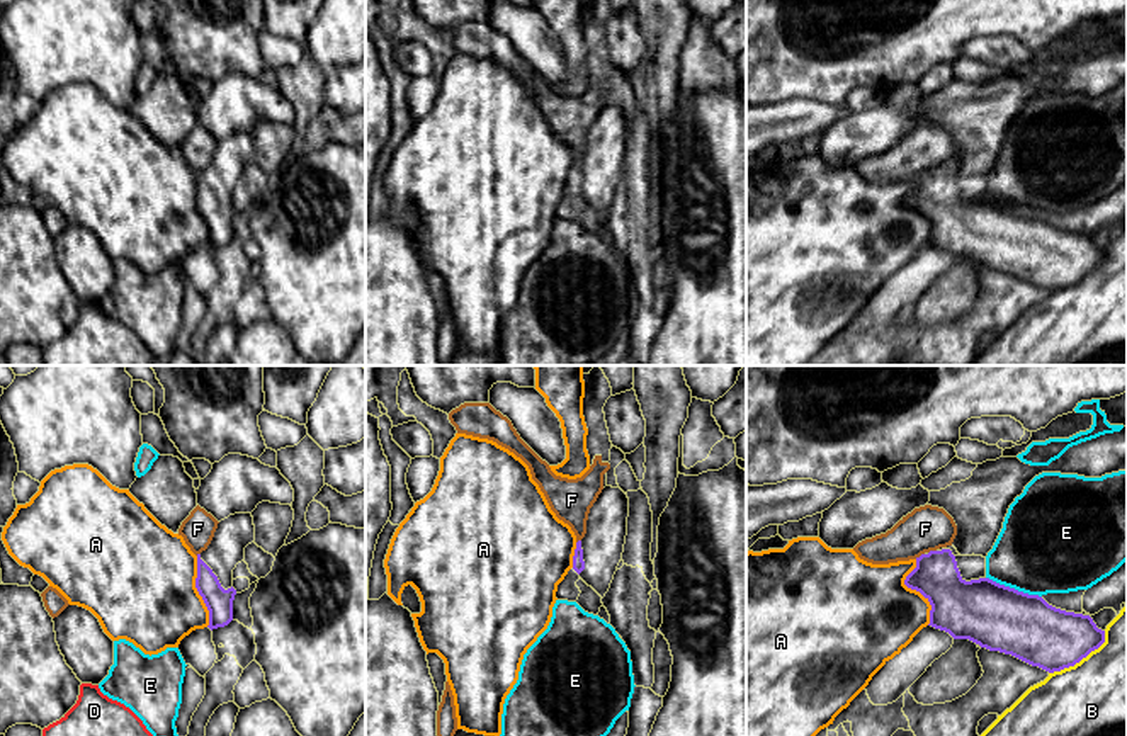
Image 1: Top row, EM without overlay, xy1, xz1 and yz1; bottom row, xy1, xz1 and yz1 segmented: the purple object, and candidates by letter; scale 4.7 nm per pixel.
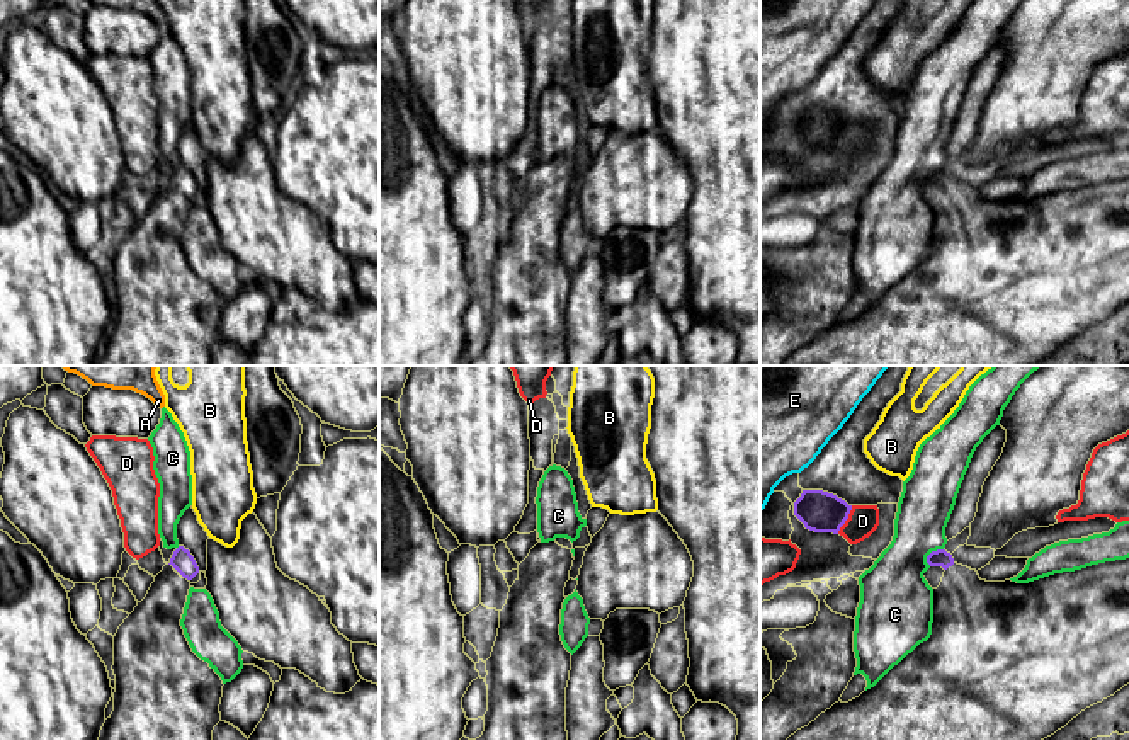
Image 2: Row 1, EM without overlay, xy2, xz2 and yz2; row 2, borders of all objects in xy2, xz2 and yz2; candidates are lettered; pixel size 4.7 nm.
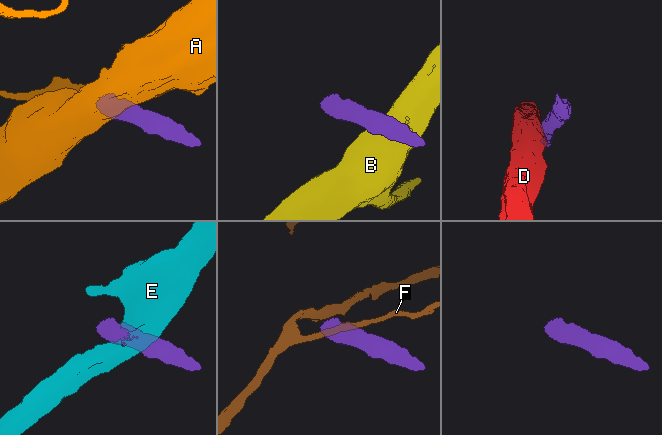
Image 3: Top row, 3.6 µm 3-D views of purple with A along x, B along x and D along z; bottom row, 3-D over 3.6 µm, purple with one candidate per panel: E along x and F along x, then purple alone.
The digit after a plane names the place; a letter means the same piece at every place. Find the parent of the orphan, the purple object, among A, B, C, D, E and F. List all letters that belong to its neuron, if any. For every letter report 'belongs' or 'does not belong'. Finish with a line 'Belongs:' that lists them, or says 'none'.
A: does not belong
B: does not belong
C: does not belong
D: does not belong
E: does not belong
F: does not belong
Belongs: none

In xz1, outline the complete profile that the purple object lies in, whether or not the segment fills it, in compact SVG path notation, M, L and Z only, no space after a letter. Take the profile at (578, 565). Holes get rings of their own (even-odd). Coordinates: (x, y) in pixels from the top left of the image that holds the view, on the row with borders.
M605 486L590 508L585 537L576 542L573 569L602 598L622 559L627 517L627 495L620 488Z

